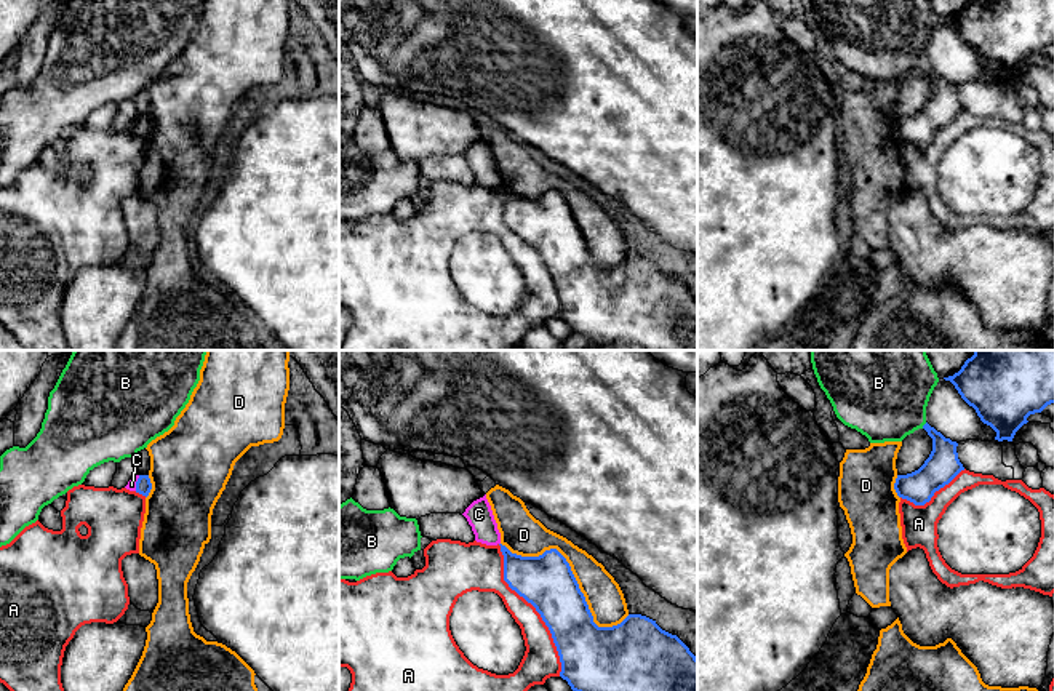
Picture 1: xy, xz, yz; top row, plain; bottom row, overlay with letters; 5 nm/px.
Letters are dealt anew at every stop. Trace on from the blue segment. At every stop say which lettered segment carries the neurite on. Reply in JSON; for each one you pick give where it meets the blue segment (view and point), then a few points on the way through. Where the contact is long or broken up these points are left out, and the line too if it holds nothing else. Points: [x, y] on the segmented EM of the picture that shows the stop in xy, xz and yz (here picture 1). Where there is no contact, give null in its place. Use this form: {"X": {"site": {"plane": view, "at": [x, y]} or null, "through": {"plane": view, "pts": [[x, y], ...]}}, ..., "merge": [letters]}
{"merge": []}

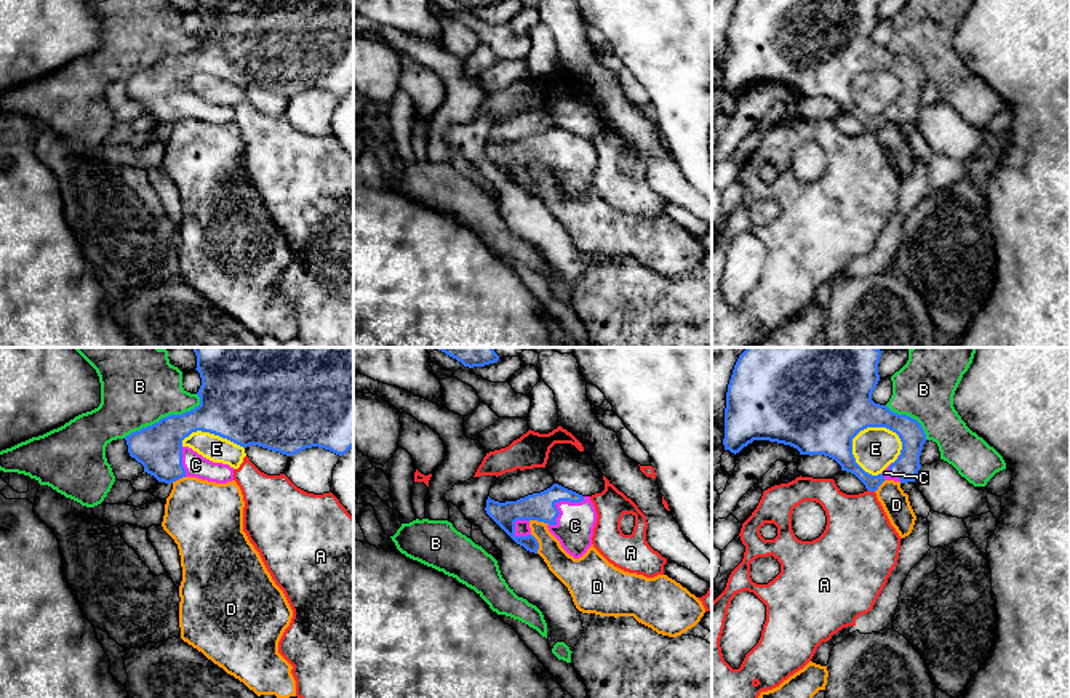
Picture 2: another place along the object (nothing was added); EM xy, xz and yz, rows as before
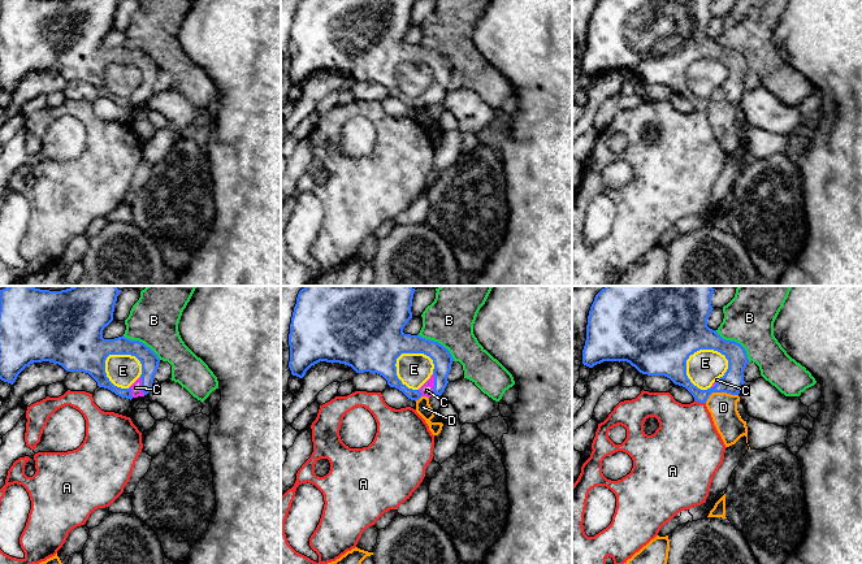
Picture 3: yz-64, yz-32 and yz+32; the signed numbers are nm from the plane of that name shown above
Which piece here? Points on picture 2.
{"C": {"site": {"plane": "xz", "at": [557, 501]}}, "merge": ["C"]}

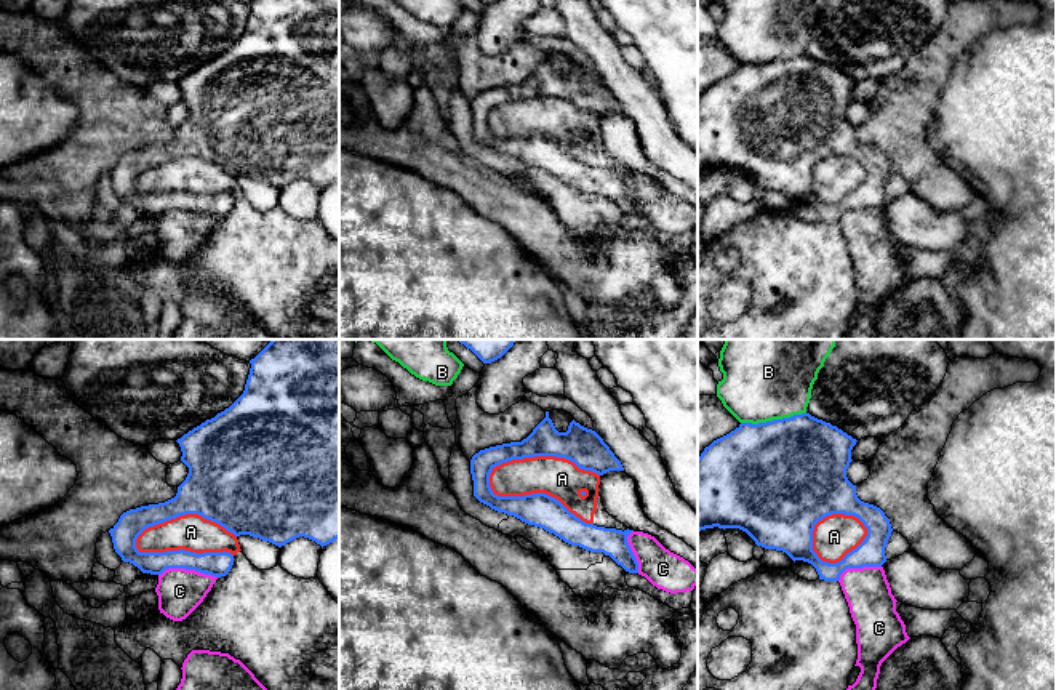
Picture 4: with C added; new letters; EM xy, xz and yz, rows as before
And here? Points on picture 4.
{"merge": []}

